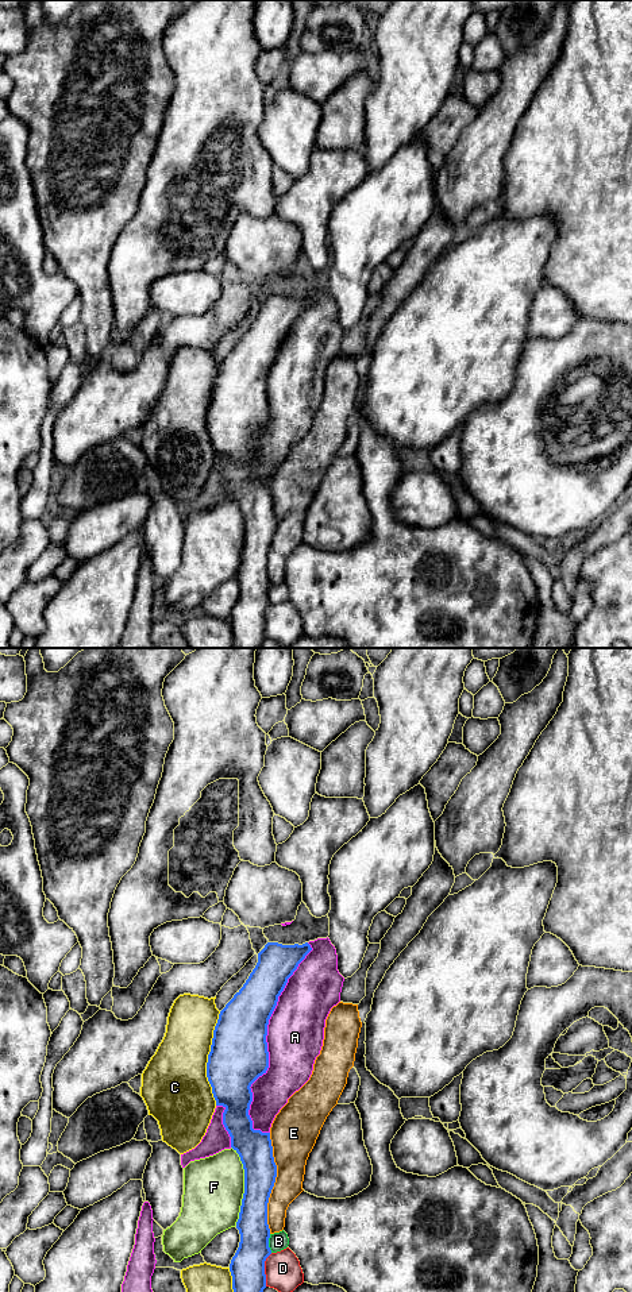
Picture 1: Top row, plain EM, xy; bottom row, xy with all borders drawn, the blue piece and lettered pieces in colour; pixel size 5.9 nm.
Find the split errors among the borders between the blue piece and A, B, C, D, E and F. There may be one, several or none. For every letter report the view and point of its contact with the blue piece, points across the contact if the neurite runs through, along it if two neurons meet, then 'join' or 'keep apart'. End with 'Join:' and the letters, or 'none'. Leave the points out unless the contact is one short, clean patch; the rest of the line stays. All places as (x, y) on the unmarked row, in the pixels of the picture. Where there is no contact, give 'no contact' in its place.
A: xy (265, 392) | keep apart
B: xy (268, 596) | keep apart
C: xy (208, 411) | keep apart
D: xy (264, 621) | along xy (272, 605), (265, 613), (265, 637) | keep apart
E: xy (274, 533) | keep apart
F: xy (245, 537) | keep apart
Join: none

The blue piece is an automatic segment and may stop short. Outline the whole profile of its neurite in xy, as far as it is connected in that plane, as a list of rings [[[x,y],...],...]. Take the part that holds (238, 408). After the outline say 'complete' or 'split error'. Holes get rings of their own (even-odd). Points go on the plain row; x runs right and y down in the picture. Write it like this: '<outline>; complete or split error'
[[[267,294],[258,305],[258,315],[243,339],[220,363],[213,382],[207,414],[207,429],[212,439],[216,458],[223,458],[223,477],[231,489],[231,500],[239,506],[244,521],[244,545],[236,581],[239,599],[230,616],[234,648],[261,648],[266,640],[265,613],[271,606],[269,599],[267,555],[277,529],[270,485],[253,481],[248,467],[253,454],[251,436],[269,420],[267,377],[288,331],[312,302],[308,294],[282,297]]]; complete

